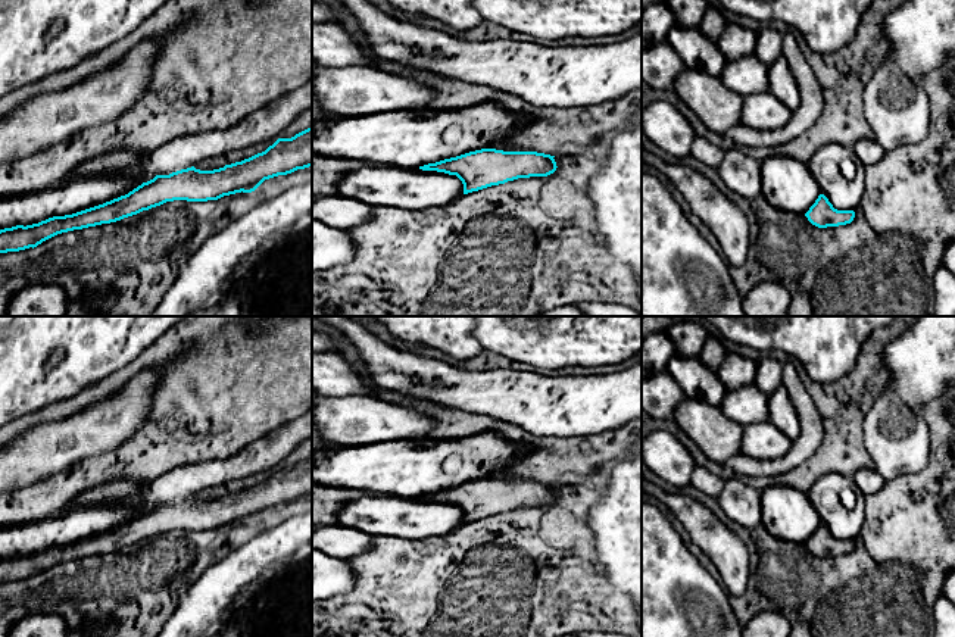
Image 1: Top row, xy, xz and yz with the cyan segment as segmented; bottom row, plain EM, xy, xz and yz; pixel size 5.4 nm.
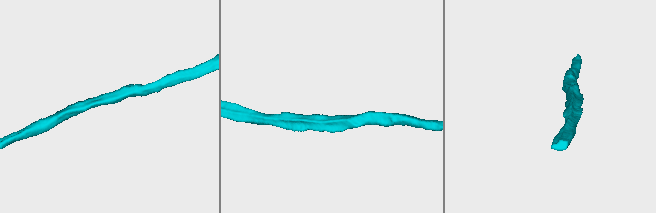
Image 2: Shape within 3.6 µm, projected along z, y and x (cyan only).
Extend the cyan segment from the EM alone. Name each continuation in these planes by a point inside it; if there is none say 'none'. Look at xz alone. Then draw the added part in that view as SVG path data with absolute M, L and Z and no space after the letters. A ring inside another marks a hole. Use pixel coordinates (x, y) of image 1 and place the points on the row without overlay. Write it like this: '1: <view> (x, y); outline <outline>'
none

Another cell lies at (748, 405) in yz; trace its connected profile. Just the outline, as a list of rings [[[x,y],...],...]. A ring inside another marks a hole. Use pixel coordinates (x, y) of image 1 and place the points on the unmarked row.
[[[755,382],[733,391],[725,391],[720,409],[728,419],[736,421],[743,428],[768,421],[768,397]]]

